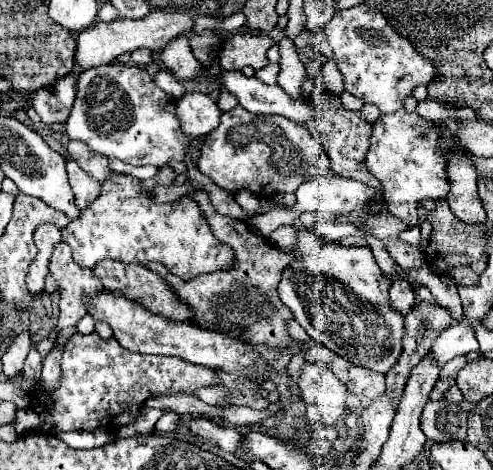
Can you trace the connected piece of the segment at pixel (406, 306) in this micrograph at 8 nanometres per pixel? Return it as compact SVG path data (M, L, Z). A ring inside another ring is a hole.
M396 280L390 286L390 308L404 316L414 306L414 290L412 284L406 280Z

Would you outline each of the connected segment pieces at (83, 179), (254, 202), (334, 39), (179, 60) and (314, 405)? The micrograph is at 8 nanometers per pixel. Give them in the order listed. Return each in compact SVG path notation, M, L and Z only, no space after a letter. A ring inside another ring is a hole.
M76 160L66 162L66 172L68 172L70 188L74 192L74 204L78 210L84 210L100 196L100 184L92 180L84 170L80 170Z
M240 190L240 194L234 196L236 202L240 204L240 208L246 212L246 214L254 214L258 210L258 204L260 200L254 196L254 194L248 194L248 190Z
M366 4L336 12L326 24L324 34L344 76L346 92L368 104L376 104L382 114L400 110L404 106L404 98L412 94L414 86L428 84L436 74L434 64L416 54L412 44L396 34L378 10Z
M186 38L172 40L162 52L162 60L164 60L164 66L168 66L180 81L199 76L207 77L207 70L194 58Z
M306 362L302 368L302 398L312 422L332 426L338 414L346 410L346 386L324 362Z

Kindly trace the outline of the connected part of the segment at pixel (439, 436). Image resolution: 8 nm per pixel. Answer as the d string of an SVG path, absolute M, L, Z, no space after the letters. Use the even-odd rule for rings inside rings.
M446 398L438 402L428 402L422 412L422 430L430 442L450 442L466 440L466 420L468 414L460 404Z

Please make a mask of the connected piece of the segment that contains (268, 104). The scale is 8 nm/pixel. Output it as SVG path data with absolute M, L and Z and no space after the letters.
M220 70L216 82L222 90L234 94L242 108L252 114L278 114L286 116L296 124L314 118L314 108L302 100L292 100L278 84L268 86L258 78L246 78L238 70Z

